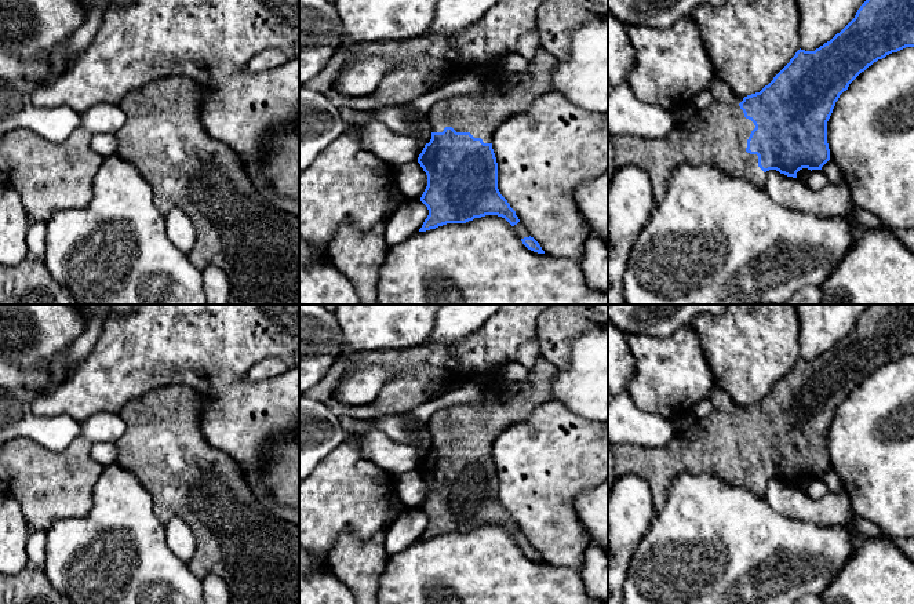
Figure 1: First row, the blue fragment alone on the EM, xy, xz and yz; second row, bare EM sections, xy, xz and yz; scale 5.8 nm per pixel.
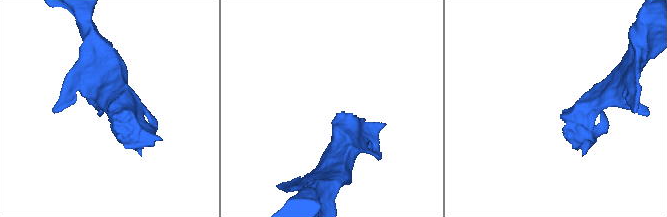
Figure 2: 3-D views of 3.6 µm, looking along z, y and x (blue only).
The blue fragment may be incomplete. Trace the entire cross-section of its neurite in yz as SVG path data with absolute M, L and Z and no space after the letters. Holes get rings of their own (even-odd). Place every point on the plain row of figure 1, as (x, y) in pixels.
M870 305L855 327L830 350L815 360L798 359L790 371L760 401L739 405L725 390L714 386L709 399L711 411L689 430L677 430L671 440L659 448L642 448L630 444L613 447L615 479L626 474L641 477L652 492L652 516L658 514L669 496L671 480L682 473L714 474L731 484L746 488L757 496L765 496L769 479L797 487L802 477L822 479L830 469L827 430L840 404L869 375L892 361L914 356L914 305Z

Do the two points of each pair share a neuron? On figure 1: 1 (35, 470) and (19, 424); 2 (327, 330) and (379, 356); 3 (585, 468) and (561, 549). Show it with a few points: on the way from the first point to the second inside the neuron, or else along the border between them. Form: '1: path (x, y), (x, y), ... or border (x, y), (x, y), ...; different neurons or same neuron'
1: border (14, 437), (29, 437), (53, 451); different neurons
2: border (345, 344), (337, 359); different neurons
3: path (564, 488), (561, 491), (561, 528); same neuron

